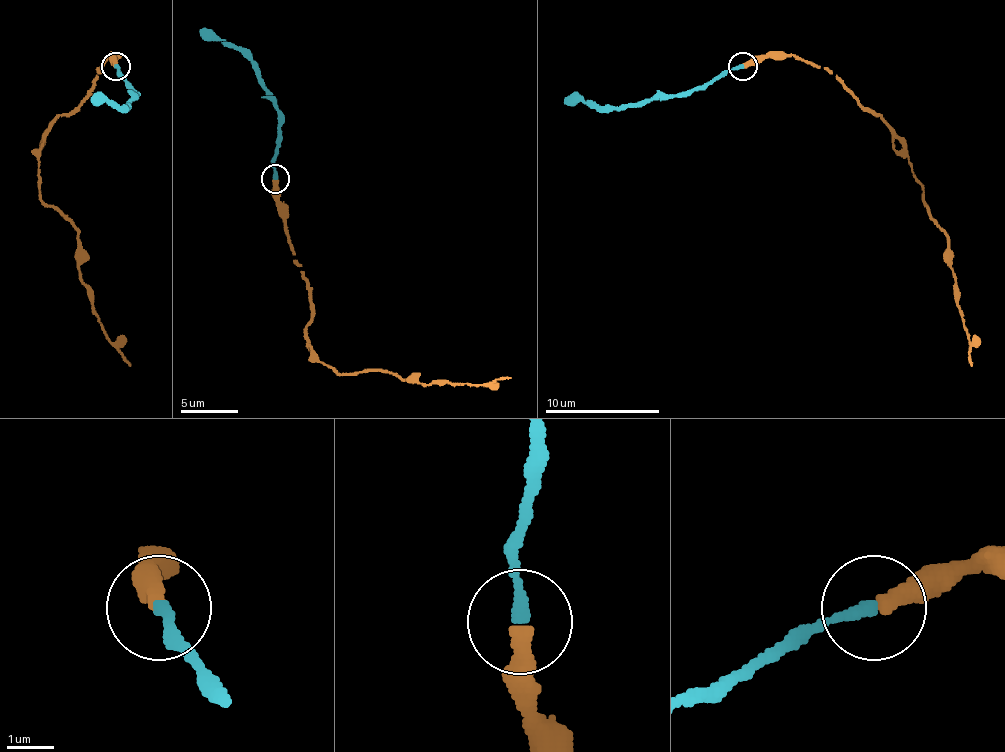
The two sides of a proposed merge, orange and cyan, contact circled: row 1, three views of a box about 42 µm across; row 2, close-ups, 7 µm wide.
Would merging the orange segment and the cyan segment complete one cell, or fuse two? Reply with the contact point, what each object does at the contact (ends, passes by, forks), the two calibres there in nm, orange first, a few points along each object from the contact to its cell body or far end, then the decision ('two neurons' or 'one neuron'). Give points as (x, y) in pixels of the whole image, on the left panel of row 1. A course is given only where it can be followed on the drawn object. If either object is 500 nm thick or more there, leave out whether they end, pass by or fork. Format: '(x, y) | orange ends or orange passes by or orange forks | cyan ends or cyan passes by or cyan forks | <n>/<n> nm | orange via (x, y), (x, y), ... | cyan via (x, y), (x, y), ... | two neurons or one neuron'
(116, 66) | orange ends | cyan ends | 360/240 nm | orange via (116, 65), (105, 57), (84, 100), (58, 117), (40, 148), (40, 197), (74, 226), (81, 283), (131, 366) | cyan via (116, 65), (135, 88), (131, 105), (119, 105), (92, 97) | one neuron

